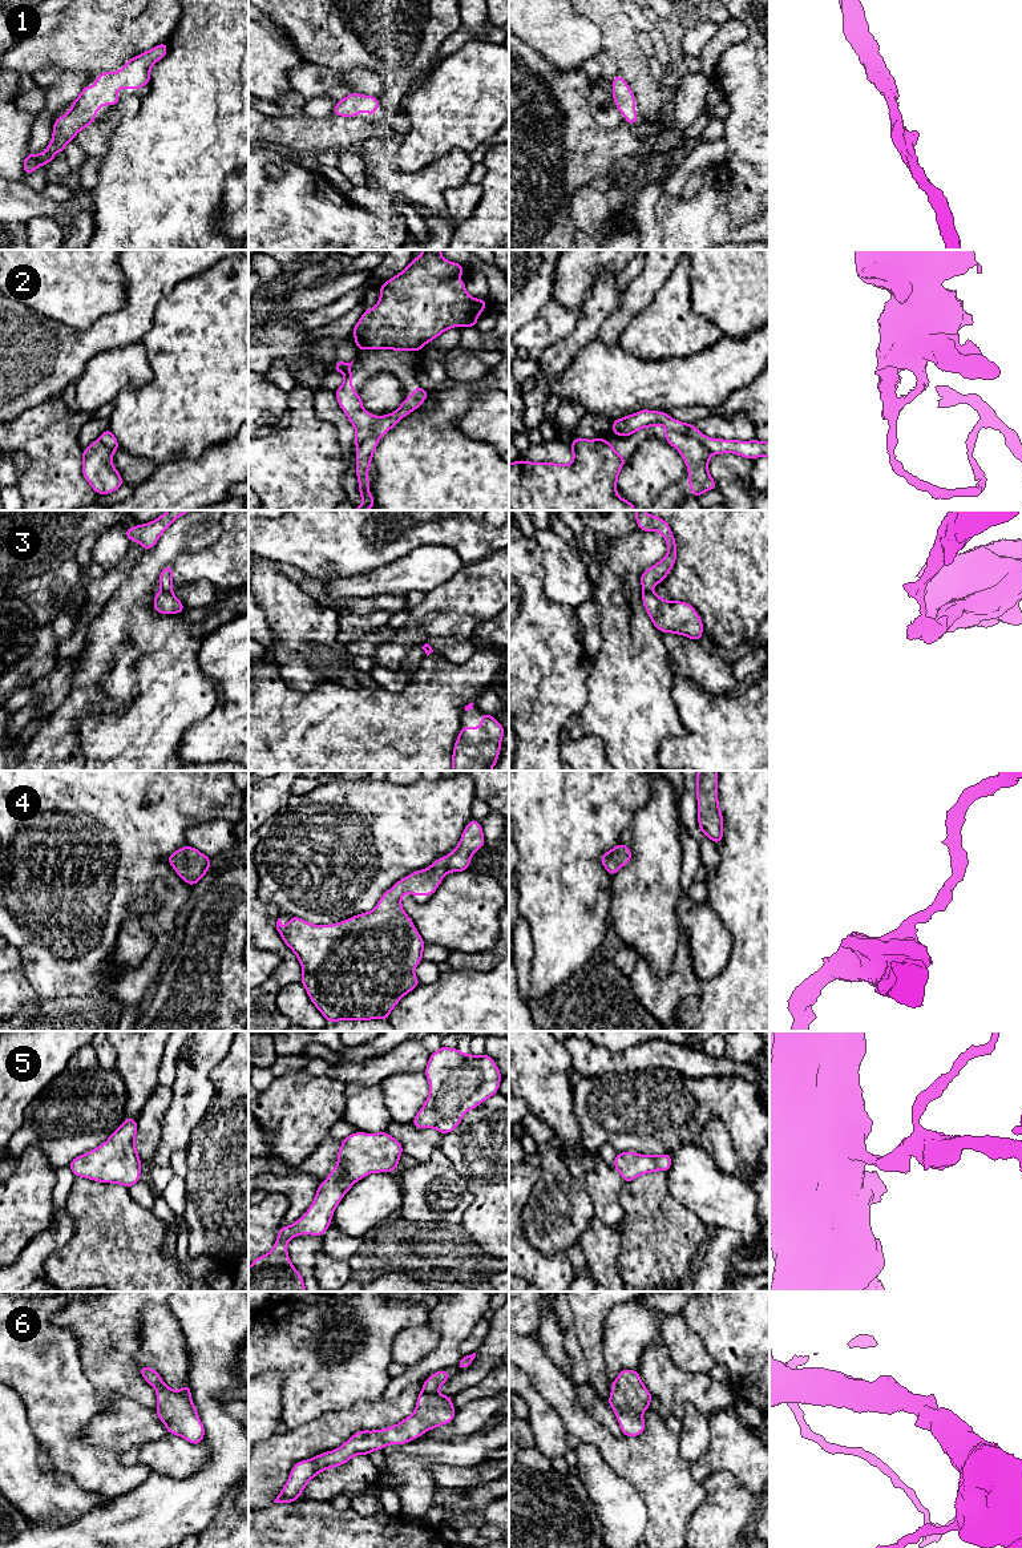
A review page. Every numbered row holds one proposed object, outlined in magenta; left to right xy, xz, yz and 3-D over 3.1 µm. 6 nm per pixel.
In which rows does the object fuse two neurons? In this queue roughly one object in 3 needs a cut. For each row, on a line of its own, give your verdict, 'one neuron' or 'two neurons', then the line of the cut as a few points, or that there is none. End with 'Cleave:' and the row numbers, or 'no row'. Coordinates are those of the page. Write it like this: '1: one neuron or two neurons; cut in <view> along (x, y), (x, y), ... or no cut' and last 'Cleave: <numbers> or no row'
1: one neuron; no cut
2: two neurons; cut in yz along (666, 427), (694, 436), (713, 453)
3: two neurons; cut in xy along (162, 589), (170, 593)
4: one neuron; no cut
5: one neuron; no cut
6: one neuron; no cut
Cleave: 2, 3

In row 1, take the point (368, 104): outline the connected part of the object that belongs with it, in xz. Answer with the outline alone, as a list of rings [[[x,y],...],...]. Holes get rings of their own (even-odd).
[[[351,93],[336,102],[332,113],[342,117],[355,117],[363,110],[364,113],[373,116],[379,108],[380,101],[373,96]]]

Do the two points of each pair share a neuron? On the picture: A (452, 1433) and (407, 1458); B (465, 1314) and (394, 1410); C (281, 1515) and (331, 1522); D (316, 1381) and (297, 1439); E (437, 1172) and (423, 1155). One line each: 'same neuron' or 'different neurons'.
A: different neurons
B: different neurons
C: same neuron
D: different neurons
E: different neurons

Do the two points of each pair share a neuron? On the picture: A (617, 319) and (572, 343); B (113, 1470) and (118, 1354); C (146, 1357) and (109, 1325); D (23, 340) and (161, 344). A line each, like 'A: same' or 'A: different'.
A: different
B: different
C: different
D: different

